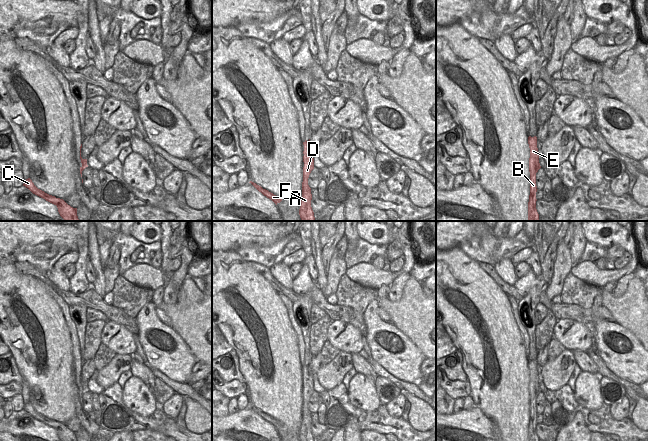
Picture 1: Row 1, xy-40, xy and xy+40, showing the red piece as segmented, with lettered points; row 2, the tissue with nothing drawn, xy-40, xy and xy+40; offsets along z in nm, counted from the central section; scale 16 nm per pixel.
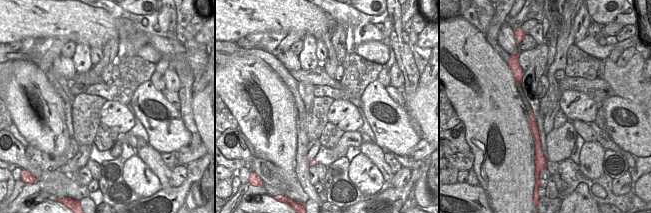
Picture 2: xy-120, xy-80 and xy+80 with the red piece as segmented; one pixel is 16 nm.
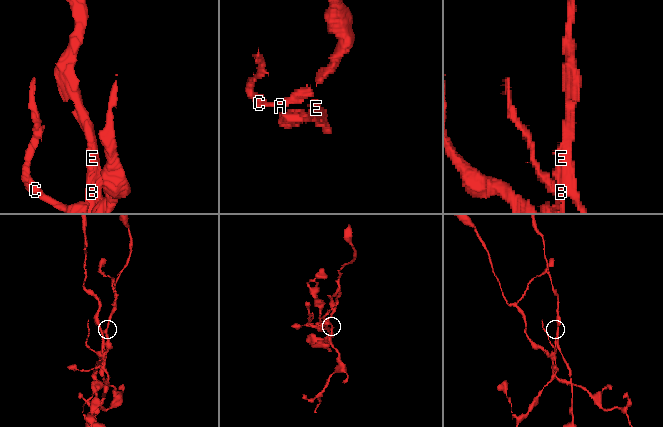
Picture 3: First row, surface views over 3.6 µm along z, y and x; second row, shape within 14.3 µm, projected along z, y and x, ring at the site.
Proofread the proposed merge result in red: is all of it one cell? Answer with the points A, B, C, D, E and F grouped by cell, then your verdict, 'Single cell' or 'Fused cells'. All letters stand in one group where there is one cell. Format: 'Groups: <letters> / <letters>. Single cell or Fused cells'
Groups: A B C D F / E. Fused cells.

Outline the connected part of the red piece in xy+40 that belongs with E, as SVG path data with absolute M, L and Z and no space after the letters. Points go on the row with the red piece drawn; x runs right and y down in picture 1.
M528 137L528 144L529 144L529 148L530 148L530 158L529 160L531 160L532 158L534 159L534 162L536 163L536 173L538 172L538 170L541 168L540 163L539 163L539 154L538 154L538 148L537 148L537 137Z

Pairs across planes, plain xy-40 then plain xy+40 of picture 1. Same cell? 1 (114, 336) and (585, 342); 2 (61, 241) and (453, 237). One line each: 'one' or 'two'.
1: one
2: one

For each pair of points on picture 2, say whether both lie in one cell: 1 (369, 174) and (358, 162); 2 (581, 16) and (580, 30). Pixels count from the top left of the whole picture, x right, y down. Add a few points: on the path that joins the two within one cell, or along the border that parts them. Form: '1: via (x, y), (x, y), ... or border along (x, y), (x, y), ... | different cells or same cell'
1: via (366, 171), (361, 165) | same cell
2: via (581, 19), (580, 27) | same cell

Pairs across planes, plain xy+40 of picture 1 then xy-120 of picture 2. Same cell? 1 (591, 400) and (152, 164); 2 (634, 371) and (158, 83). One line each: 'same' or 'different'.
1: different
2: different

